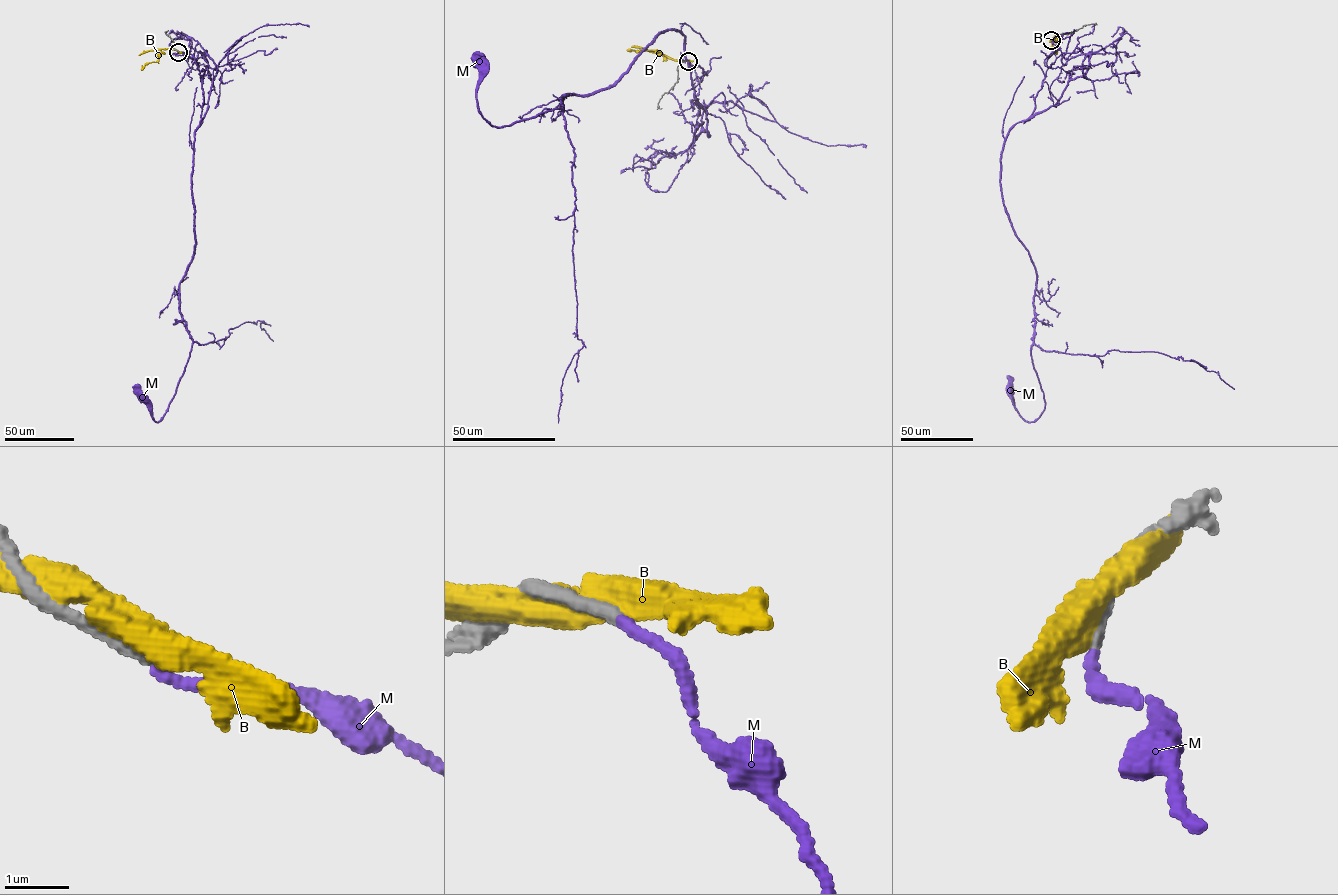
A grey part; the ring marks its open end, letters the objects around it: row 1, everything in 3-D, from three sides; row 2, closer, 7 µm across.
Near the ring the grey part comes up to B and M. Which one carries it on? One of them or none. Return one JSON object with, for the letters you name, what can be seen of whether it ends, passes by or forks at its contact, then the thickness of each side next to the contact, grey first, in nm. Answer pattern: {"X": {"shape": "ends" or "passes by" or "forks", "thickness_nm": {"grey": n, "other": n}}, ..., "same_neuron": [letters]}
{"M": {"shape": "ends", "thickness_nm": {"grey": 220, "other": 150}}, "same_neuron": ["M"]}

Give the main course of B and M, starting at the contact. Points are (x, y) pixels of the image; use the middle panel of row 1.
B: (686, 60), (670, 59), (660, 51), (627, 50)
M: (688, 61), (708, 136), (674, 30), (605, 88), (508, 126), (477, 105), (483, 61)

